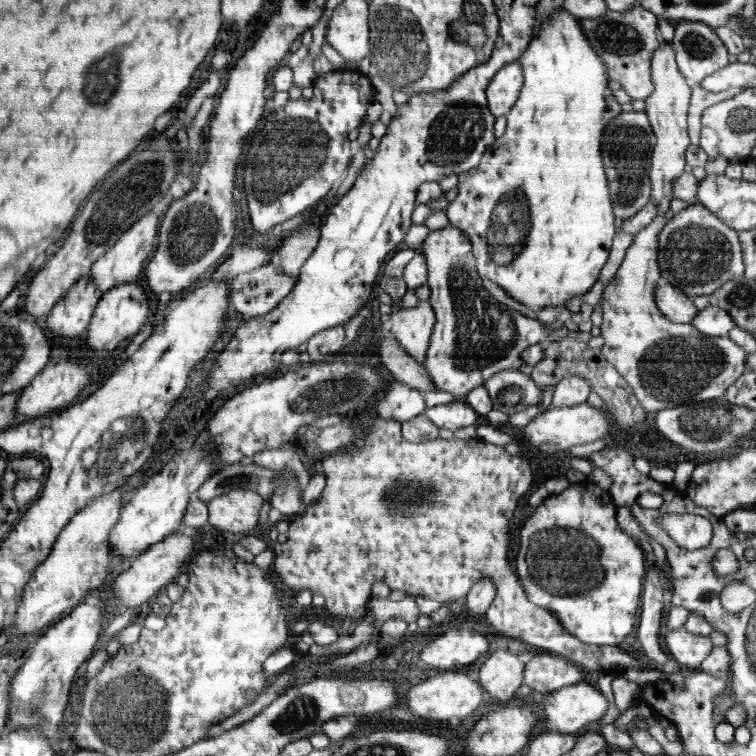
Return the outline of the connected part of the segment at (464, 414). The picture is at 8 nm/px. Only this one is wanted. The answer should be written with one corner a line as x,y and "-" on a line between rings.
460,401
427,408
424,414
433,424
436,424
438,429
453,432
473,426
480,417
470,406
466,406

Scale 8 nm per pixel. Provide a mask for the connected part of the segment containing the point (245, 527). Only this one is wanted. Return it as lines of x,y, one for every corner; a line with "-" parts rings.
232,490
207,504
208,524
222,531
244,535
252,532
260,520
262,495
254,490

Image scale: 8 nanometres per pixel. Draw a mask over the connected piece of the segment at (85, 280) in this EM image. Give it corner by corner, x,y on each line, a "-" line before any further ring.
91,273
80,278
47,315
45,322
49,332
58,338
80,336
91,324
96,305
102,300
102,296
103,292

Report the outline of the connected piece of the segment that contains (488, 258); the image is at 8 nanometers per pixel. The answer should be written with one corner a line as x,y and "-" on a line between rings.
564,6
558,8
556,14
552,14
548,22
544,22
544,24
537,22
532,34
531,45
528,46
518,61
523,67
523,74
526,79
523,81
519,100
512,106
511,112
505,116
507,120
505,133
496,138
495,144
487,149
480,164
475,169
458,175
458,196
452,200
451,205
445,211
450,225
463,230
471,239
479,274
488,280
492,280
492,282
496,282
512,300
516,300
518,304
528,306
528,308
546,308
546,306
556,308
556,306
566,306
566,302
574,296
581,298
599,281
600,270
604,268
606,261
610,260
612,238
616,234
616,226
614,226
615,208
610,194
611,186
607,176
606,164
603,160
603,146
601,144
603,144
604,128
608,128
608,124
611,124
616,116
620,116
622,108
616,104
612,92
606,86
607,66
599,58
598,52
591,46
590,41
588,36
584,34
580,18
570,14

